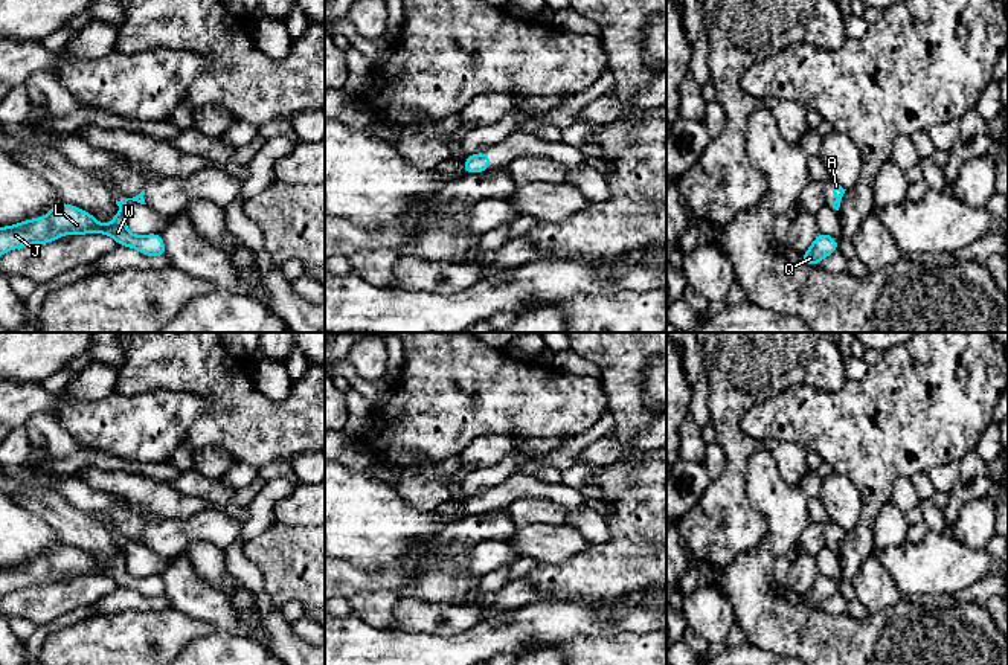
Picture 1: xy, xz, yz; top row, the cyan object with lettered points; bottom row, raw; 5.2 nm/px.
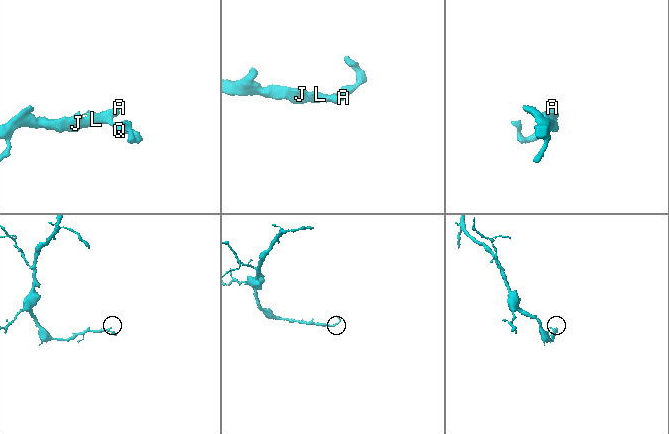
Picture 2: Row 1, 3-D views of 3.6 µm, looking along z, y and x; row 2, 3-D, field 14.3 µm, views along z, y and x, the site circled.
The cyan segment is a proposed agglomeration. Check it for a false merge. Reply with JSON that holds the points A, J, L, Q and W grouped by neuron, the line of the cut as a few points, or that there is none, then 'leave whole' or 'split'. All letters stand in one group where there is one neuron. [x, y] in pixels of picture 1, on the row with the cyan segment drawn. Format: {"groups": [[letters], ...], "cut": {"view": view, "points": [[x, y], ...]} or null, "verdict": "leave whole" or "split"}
{"groups": [["A", "J", "L", "Q", "W"]], "cut": null, "verdict": "leave whole"}

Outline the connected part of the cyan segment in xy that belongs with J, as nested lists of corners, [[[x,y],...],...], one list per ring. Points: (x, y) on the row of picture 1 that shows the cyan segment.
[[[145,189],[133,198],[116,200],[119,212],[108,226],[102,226],[91,214],[73,204],[58,201],[46,217],[0,227],[0,256],[30,244],[55,243],[63,233],[72,236],[82,233],[110,235],[119,246],[136,249],[146,256],[168,256],[160,233],[136,236],[127,230],[127,201],[133,200],[146,204],[143,195]]]

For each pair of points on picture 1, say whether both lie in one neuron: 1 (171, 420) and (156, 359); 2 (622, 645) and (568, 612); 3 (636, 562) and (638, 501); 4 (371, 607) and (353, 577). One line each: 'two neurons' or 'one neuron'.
1: two neurons
2: two neurons
3: one neuron
4: two neurons

